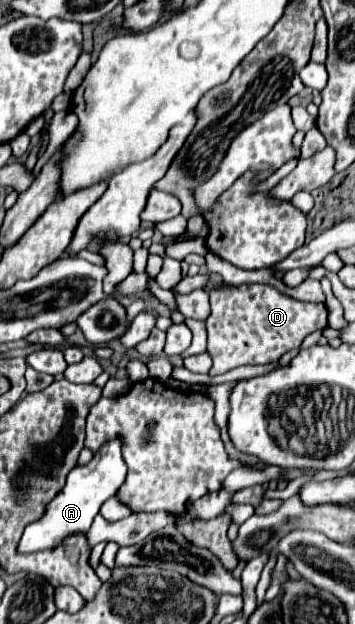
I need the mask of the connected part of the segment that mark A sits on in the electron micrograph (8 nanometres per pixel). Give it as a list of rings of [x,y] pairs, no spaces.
[[[111,440],[105,444],[105,448],[101,448],[99,452],[93,454],[93,460],[89,464],[77,466],[75,470],[69,472],[67,484],[49,502],[45,514],[25,528],[17,550],[21,554],[43,552],[43,550],[57,548],[63,540],[67,540],[75,534],[87,534],[87,530],[91,528],[93,518],[99,514],[103,502],[117,494],[119,486],[125,482],[125,476],[127,476],[127,466],[121,456],[121,442]]]

